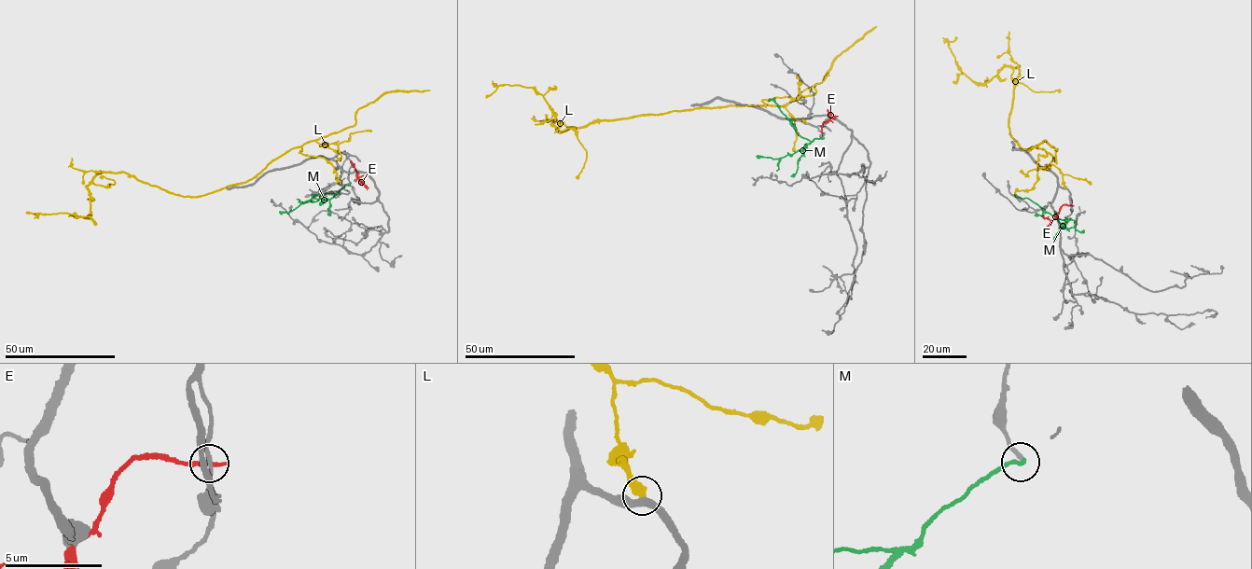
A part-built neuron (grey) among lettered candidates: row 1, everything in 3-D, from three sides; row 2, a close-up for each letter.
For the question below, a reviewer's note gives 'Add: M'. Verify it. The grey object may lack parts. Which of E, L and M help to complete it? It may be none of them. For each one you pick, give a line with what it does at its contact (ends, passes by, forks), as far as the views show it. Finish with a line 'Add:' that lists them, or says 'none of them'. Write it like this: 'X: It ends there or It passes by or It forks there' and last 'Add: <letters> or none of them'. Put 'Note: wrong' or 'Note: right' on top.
Note: right
M: It ends there
Add: M

